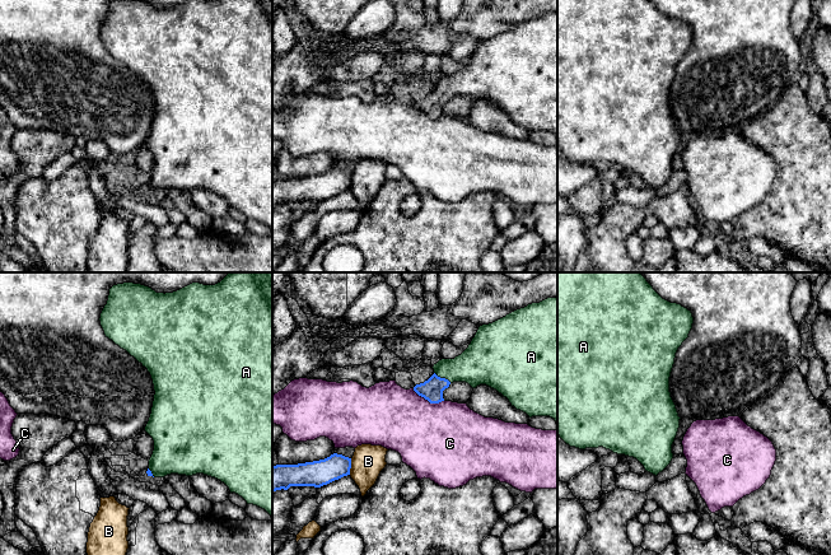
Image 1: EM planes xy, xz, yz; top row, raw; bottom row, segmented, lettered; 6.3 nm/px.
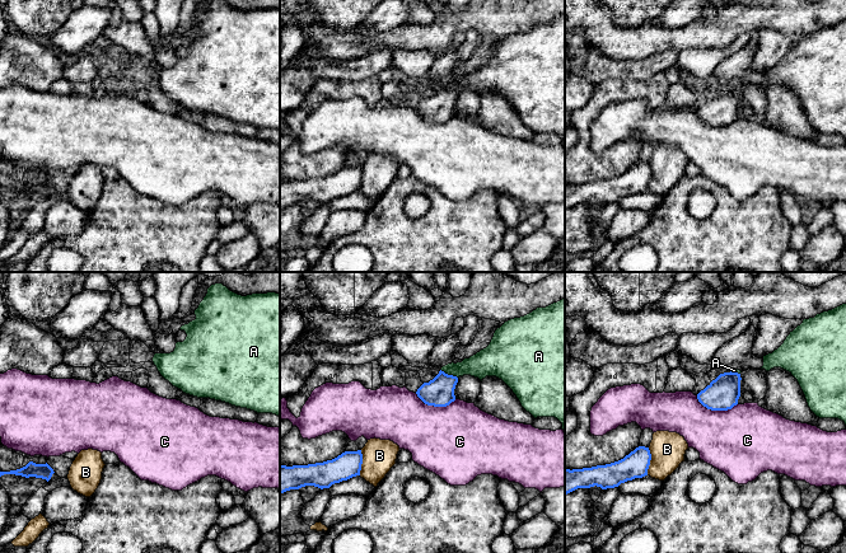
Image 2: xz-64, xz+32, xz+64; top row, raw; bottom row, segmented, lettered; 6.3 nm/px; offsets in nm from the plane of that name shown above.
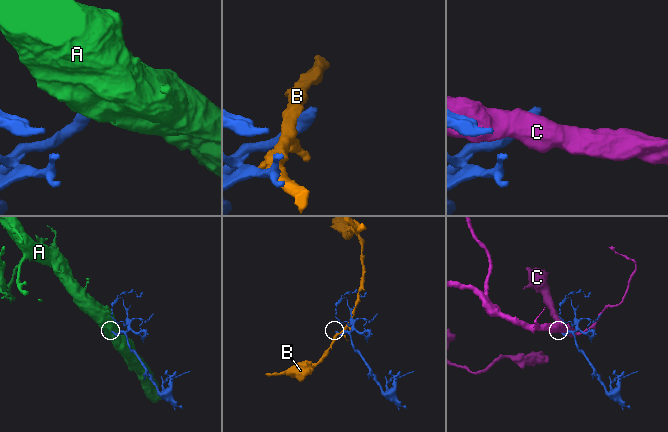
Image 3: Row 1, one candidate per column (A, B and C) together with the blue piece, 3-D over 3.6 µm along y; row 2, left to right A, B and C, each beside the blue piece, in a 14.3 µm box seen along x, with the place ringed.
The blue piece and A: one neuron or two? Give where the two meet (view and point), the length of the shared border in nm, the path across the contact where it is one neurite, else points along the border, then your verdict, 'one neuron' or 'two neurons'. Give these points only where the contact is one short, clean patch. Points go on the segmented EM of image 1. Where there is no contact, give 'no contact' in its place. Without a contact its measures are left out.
contact xz (443, 378); length 130 nm; way xz (432, 390), (443, 378), (451, 371), (479, 364); one neuron

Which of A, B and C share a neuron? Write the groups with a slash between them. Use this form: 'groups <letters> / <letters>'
groups A / B / C

